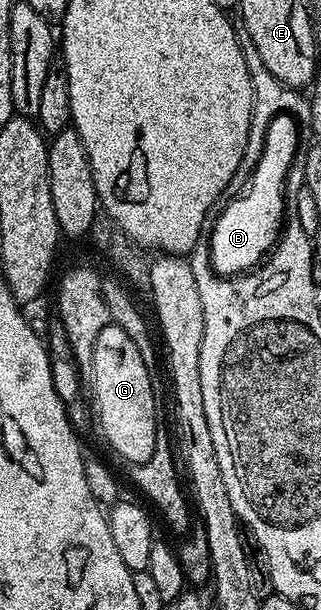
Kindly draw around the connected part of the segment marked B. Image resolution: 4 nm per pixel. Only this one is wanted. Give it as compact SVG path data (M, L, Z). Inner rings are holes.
M281 112L280 114L273 116L272 122L268 124L268 130L265 131L264 149L261 151L259 165L256 166L255 173L248 178L248 185L245 189L245 192L241 193L240 195L237 195L240 197L238 197L236 200L233 201L231 199L227 203L225 210L230 212L230 216L226 216L225 212L223 213L222 224L218 224L218 232L216 232L215 236L212 237L212 246L214 247L214 256L212 257L212 259L214 259L215 261L215 265L213 268L218 275L237 276L244 274L248 272L250 269L257 267L261 263L261 260L268 254L268 252L265 249L265 246L266 244L270 243L270 240L273 240L274 228L276 228L278 225L278 212L281 211L281 203L284 199L286 199L286 179L291 173L292 168L290 168L290 166L293 164L296 158L296 154L300 146L300 140L302 140L302 133L300 133L300 131L298 131L298 129L296 128L295 119L292 118L291 115L284 114L283 112Z

